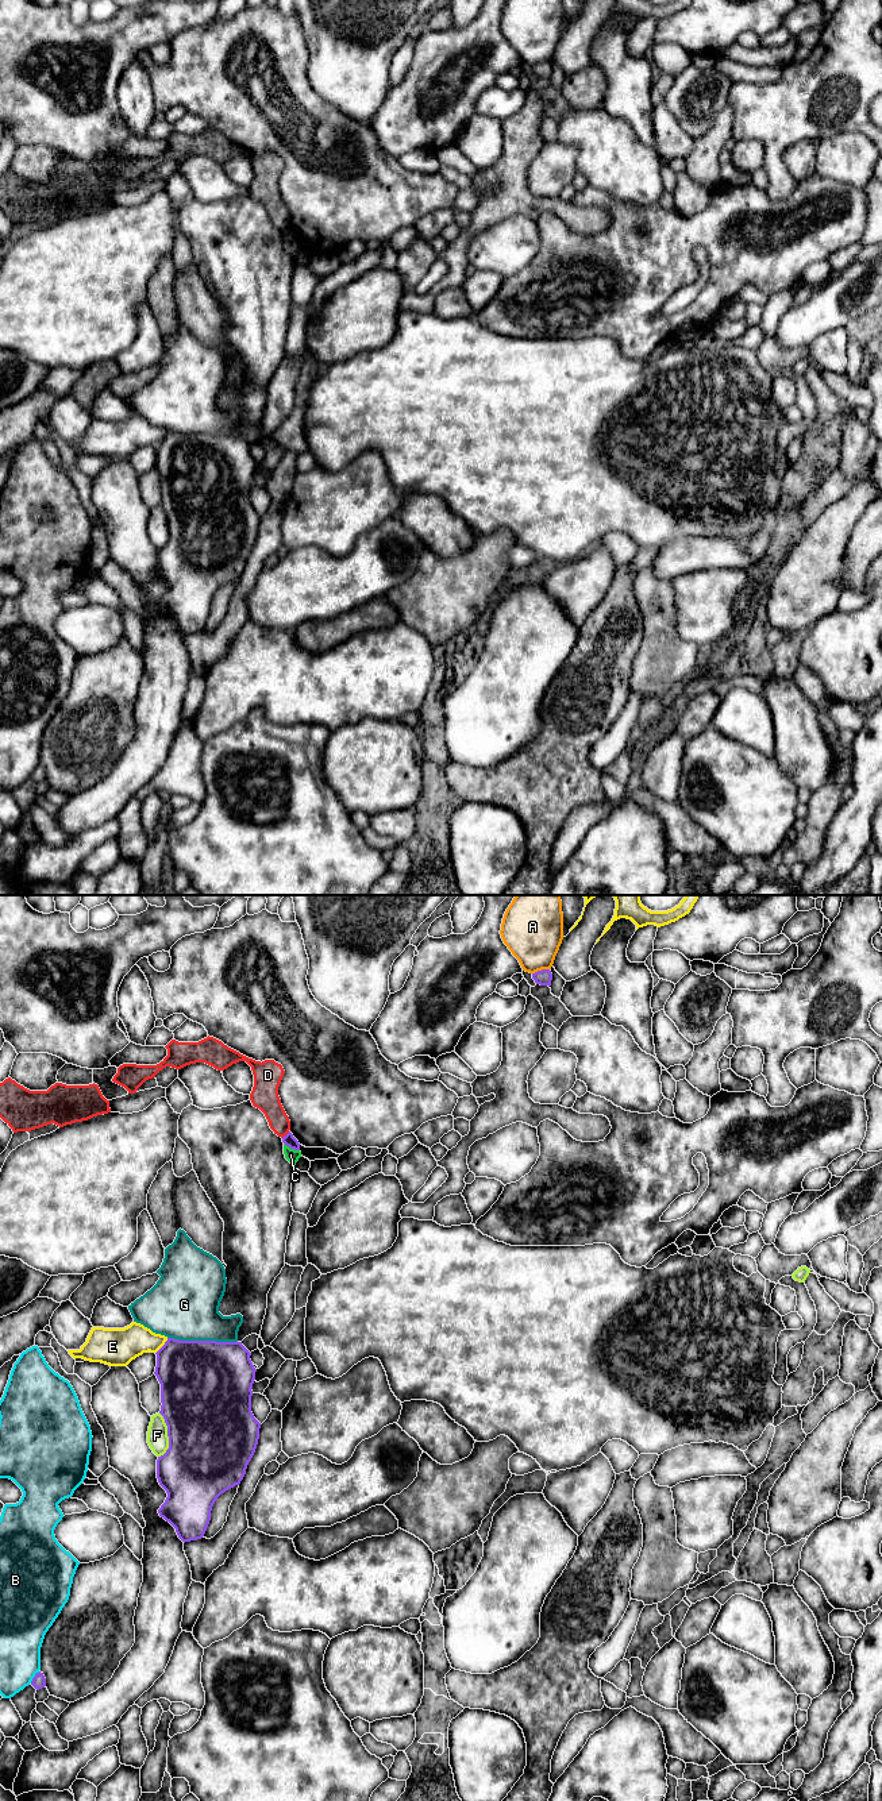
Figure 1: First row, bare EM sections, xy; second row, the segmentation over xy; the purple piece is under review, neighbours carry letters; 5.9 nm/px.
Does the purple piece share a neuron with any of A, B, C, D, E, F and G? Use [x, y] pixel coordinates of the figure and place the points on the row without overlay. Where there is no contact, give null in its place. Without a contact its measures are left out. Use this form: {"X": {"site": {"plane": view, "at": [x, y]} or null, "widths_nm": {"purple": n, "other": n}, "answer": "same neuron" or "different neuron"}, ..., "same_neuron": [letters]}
{"A": {"site": {"plane": "xy", "at": [542, 62]}, "widths_nm": {"purple": 90, "other": 340}, "answer": "different neuron"}, "B": {"site": {"plane": "xy", "at": [34, 770]}, "widths_nm": {"purple": 80, "other": 260}, "answer": "different neuron"}, "C": {"site": {"plane": "xy", "at": [292, 240]}, "widths_nm": {"purple": 70, "other": 80}, "answer": "different neuron"}, "D": {"site": {"plane": "xy", "at": [287, 227]}, "widths_nm": {"purple": 70, "other": 150}, "answer": "different neuron"}, "E": {"site": {"plane": "xy", "at": [162, 439]}, "widths_nm": {"purple": 420, "other": 220}, "answer": "different neuron"}, "F": {"site": {"plane": "xy", "at": [168, 528]}, "widths_nm": {"purple": 500, "other": 130}, "answer": "different neuron"}, "G": {"site": {"plane": "xy", "at": [203, 434]}, "widths_nm": {"purple": 500, "other": 420}, "answer": "different neuron"}, "same_neuron": []}

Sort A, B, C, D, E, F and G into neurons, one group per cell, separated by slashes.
A / B / C / D / E / F / G

